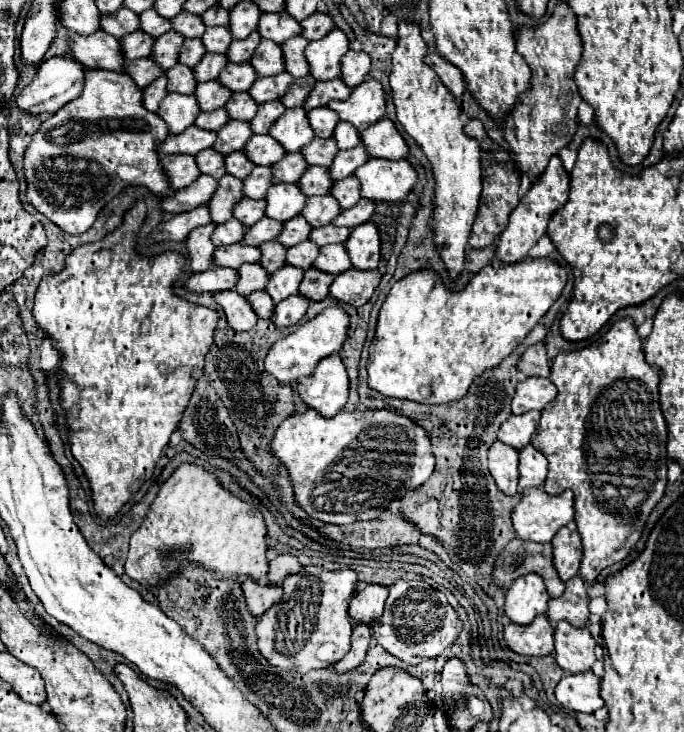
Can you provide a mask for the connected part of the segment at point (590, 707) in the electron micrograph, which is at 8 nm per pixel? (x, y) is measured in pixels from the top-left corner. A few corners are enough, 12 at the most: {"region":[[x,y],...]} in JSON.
{"region":[[567,674],[557,700],[575,712],[603,708],[601,678]]}

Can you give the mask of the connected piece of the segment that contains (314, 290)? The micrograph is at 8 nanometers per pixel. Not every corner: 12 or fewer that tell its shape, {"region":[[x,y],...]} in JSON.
{"region":[[305,272],[299,292],[309,300],[329,296],[335,274]]}

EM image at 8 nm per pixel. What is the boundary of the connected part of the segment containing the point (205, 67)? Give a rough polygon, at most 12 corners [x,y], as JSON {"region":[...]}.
{"region":[[205,54],[193,68],[197,82],[217,80],[225,54]]}

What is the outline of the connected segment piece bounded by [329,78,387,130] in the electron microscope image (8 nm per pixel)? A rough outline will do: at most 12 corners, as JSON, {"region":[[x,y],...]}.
{"region":[[361,82],[347,100],[329,108],[357,130],[385,118],[381,82]]}

